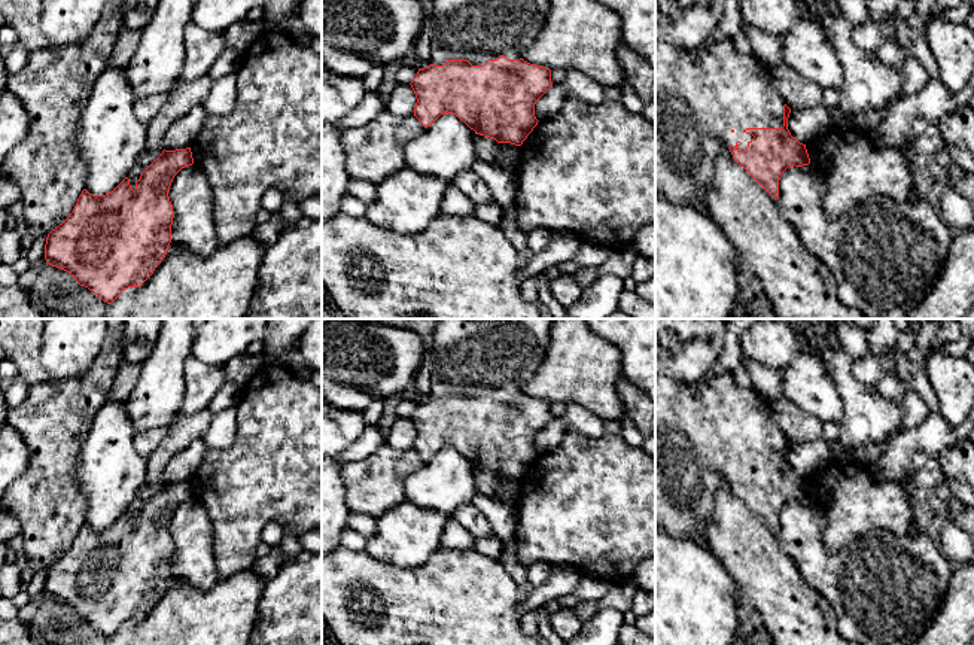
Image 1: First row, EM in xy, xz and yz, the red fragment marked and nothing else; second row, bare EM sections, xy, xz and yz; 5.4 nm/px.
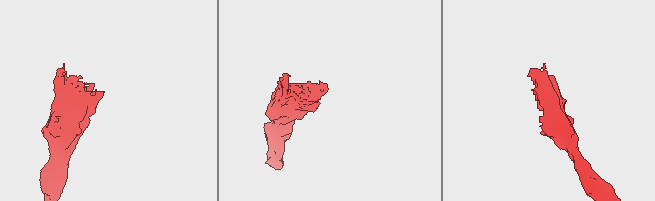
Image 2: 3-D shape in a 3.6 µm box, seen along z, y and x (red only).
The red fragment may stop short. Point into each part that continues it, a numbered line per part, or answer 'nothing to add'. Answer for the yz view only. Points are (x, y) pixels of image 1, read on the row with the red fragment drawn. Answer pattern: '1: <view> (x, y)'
1: yz (700, 96)

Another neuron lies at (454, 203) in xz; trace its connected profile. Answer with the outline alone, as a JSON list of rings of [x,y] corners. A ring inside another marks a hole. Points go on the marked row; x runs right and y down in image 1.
[[[450,185],[442,195],[438,216],[469,217],[474,216],[475,207],[477,206],[465,194]]]

